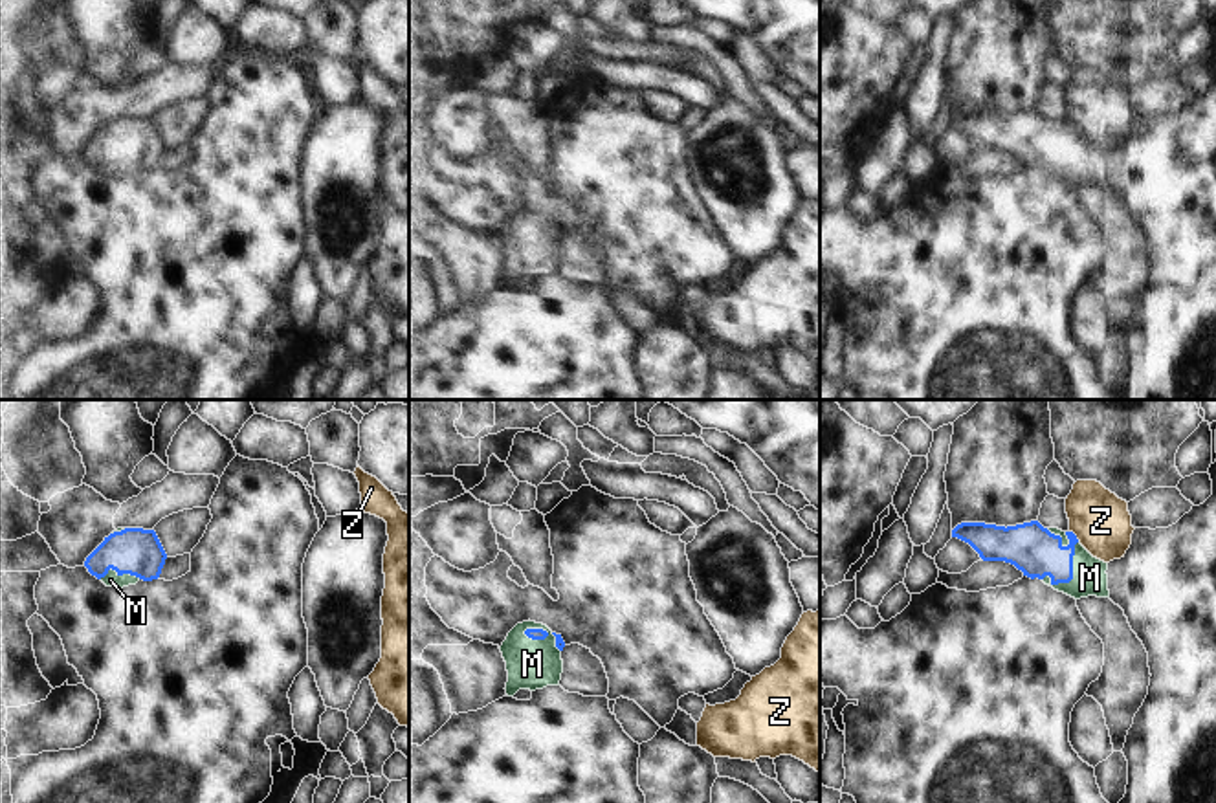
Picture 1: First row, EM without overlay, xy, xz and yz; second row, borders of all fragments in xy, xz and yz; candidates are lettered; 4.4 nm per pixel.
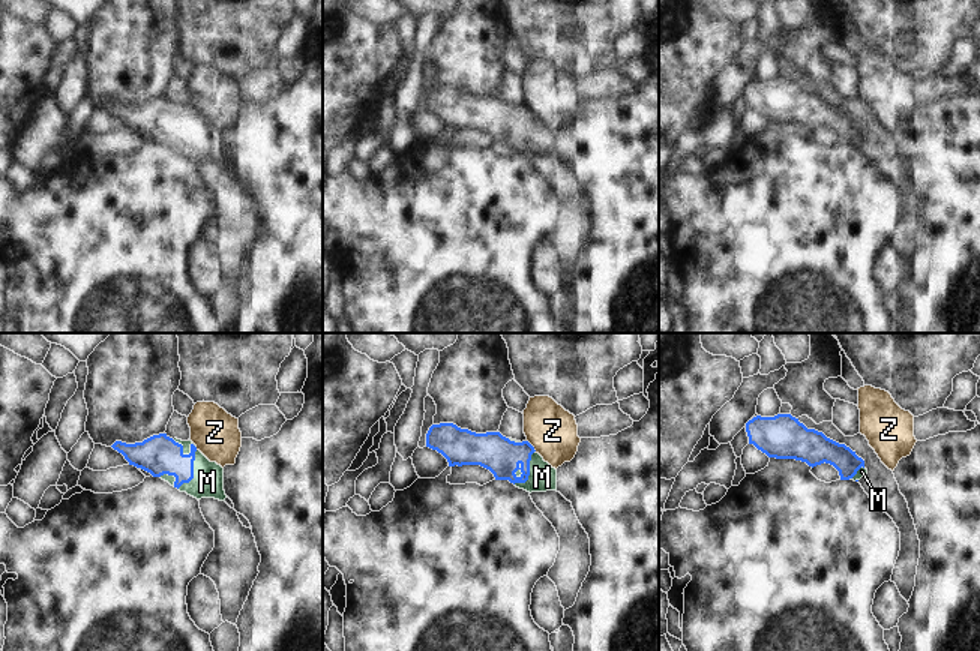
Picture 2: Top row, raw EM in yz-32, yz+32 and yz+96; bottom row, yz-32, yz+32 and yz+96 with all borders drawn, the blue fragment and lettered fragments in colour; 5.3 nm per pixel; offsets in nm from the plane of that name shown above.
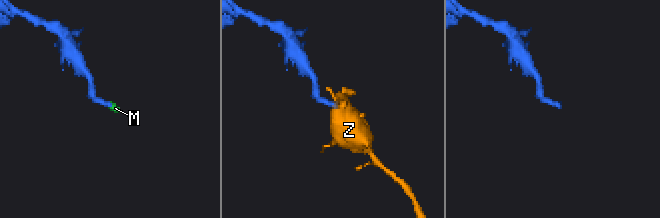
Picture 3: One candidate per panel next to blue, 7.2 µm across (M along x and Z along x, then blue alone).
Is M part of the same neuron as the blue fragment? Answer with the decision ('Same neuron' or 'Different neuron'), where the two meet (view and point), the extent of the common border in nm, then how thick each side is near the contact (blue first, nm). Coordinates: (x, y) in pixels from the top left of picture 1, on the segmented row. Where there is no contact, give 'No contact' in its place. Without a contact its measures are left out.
Same neuron. Touches blue at yz (1072, 576). Shared border 240 nm. Thickness 220 nm (blue) against 150 nm

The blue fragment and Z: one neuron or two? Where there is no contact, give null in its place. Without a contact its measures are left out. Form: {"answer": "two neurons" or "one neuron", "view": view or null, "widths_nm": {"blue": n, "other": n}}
{"answer": "two neurons", "view": "yz", "widths_nm": {"blue": 220, "other": 260}}

